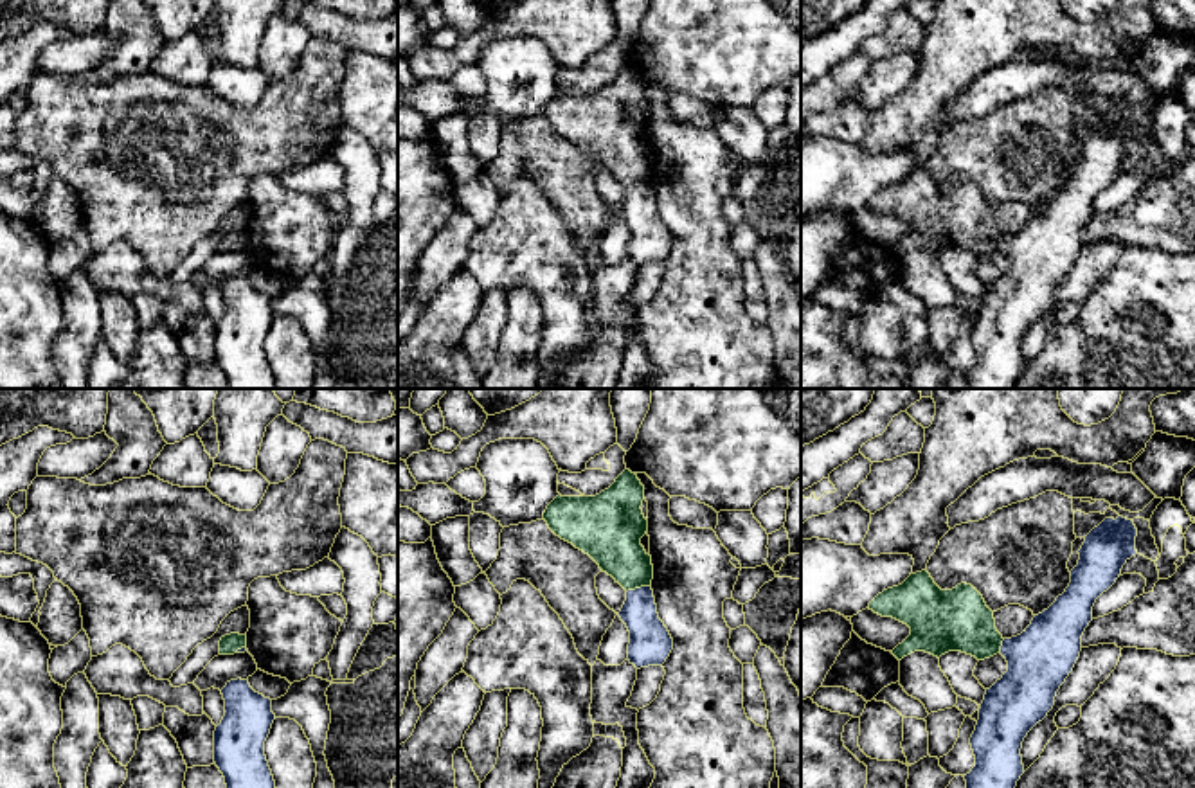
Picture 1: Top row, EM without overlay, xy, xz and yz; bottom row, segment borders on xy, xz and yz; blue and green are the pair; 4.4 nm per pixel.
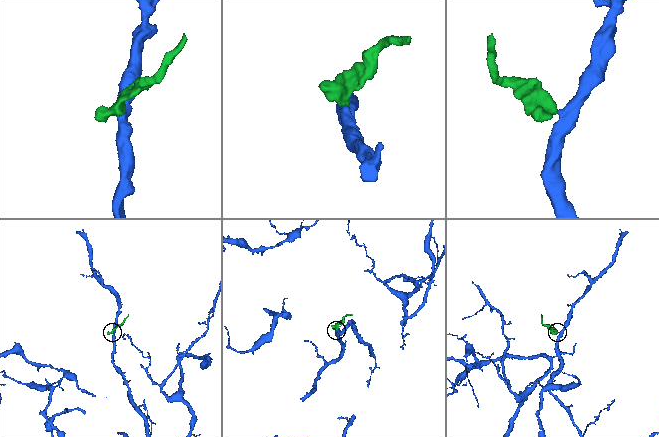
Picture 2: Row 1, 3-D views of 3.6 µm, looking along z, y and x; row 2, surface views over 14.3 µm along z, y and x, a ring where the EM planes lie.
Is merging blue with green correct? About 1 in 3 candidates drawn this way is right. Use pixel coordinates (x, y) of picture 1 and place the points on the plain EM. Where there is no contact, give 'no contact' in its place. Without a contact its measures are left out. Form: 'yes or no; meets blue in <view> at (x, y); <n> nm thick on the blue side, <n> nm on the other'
yes; meets blue in xz at (637, 186); 190 nm thick on the blue side, 240 nm on the other

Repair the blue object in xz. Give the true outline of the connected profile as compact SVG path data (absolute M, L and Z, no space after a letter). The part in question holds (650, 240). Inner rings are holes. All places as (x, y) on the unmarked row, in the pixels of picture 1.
M624 67L599 92L558 92L544 110L556 133L589 151L626 187L626 198L617 212L630 228L628 257L637 266L662 263L673 246L673 236L659 216L650 184L651 153L641 142L648 128L642 97L644 83L635 70Z

